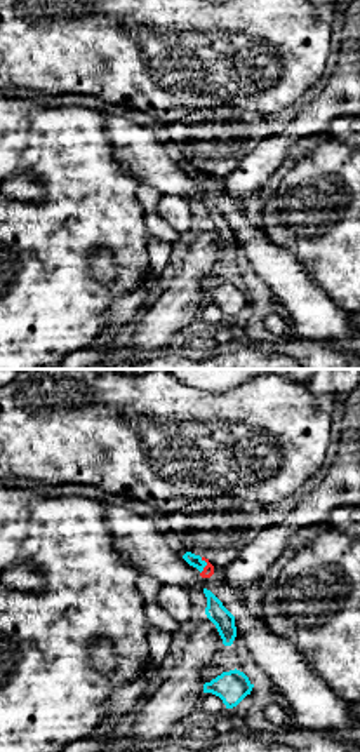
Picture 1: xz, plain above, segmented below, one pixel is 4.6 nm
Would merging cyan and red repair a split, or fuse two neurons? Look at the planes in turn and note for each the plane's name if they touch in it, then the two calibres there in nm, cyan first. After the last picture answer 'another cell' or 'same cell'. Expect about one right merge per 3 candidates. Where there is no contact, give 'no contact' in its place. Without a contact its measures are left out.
meets cyan in xz; 60 nm thick on the cyan side, 50 nm on the other

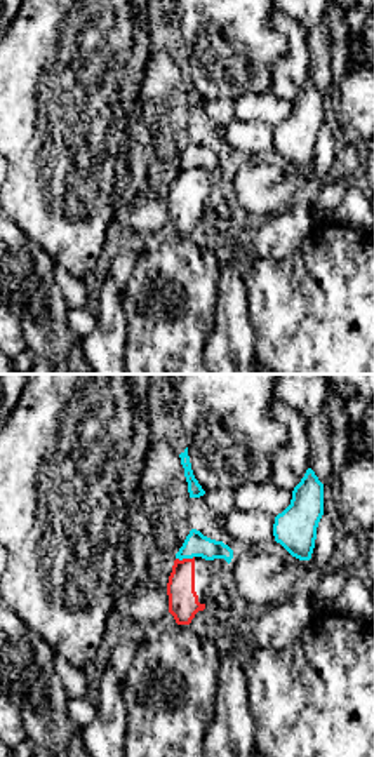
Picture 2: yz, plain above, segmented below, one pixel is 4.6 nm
meets cyan in yz; 110 nm thick on the cyan side, 140 nm on the other

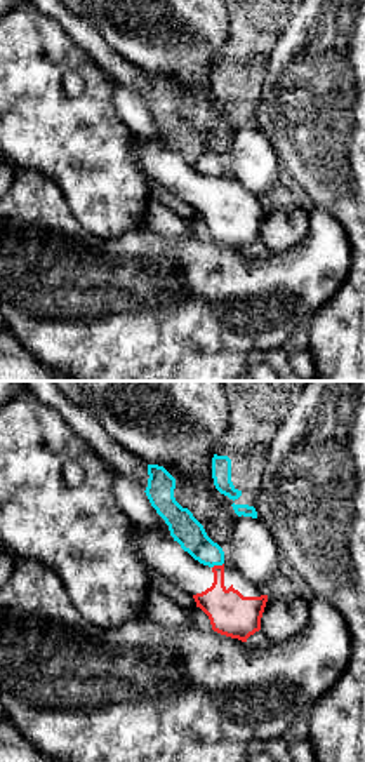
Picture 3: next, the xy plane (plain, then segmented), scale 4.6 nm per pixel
meets cyan in xy; 140 nm thick on the cyan side, 200 nm on the other

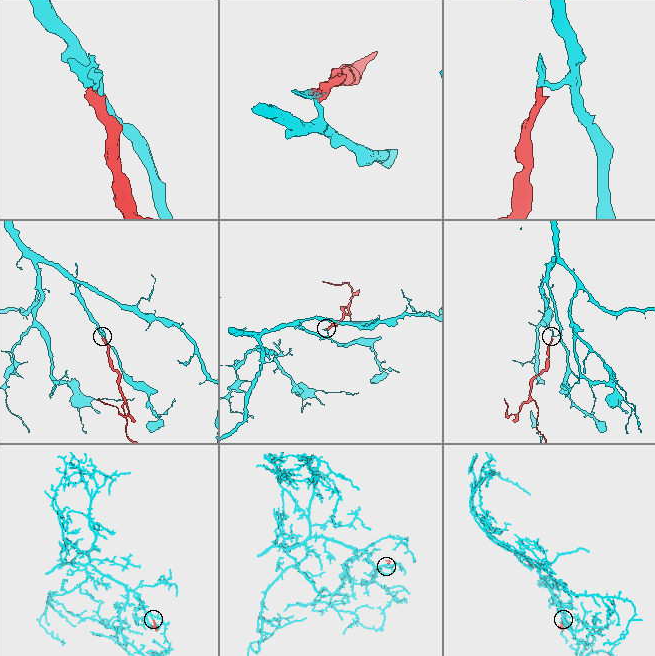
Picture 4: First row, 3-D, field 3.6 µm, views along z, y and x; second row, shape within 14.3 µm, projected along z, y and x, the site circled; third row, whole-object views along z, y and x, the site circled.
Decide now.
another cell

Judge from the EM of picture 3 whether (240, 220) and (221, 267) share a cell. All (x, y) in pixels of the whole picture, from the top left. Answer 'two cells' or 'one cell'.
two cells

